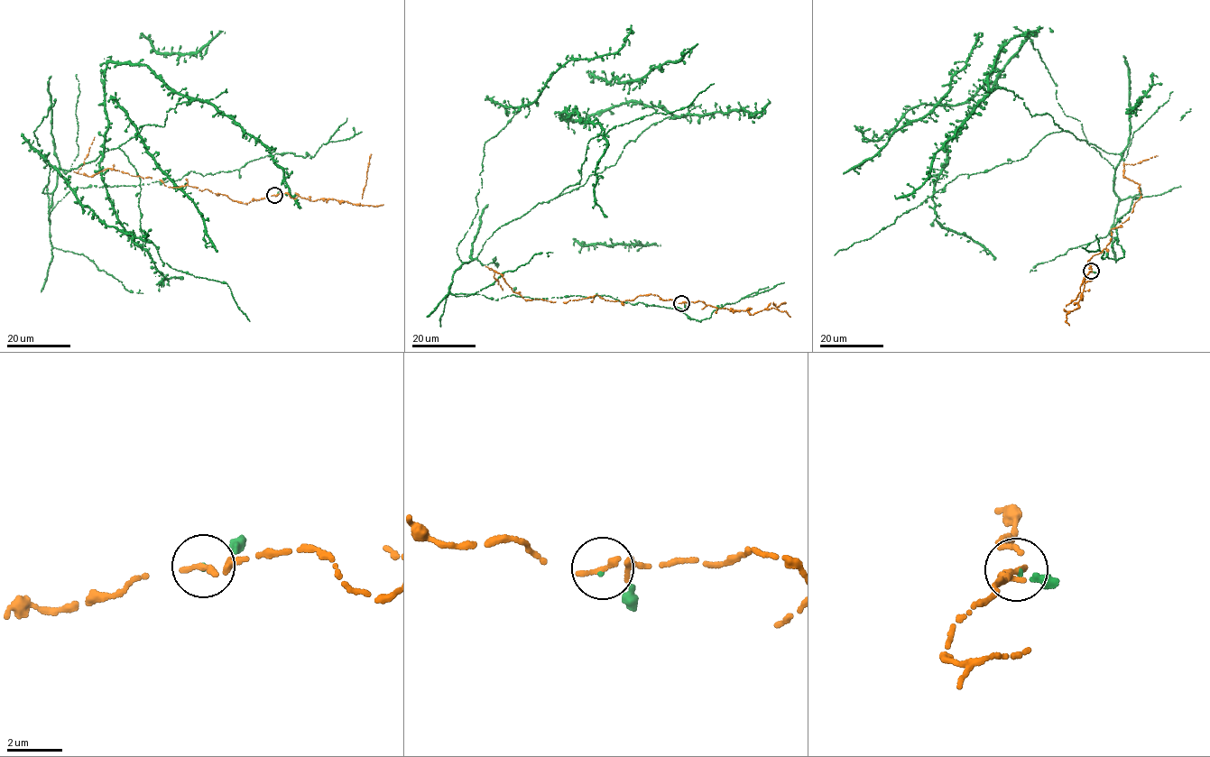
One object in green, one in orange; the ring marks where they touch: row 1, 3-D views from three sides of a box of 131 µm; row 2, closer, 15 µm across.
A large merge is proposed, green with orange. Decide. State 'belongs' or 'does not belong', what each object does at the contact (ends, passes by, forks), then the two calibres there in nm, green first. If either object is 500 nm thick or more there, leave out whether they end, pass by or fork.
belongs; green ends; orange ends; calibres 100 and 280 nm

